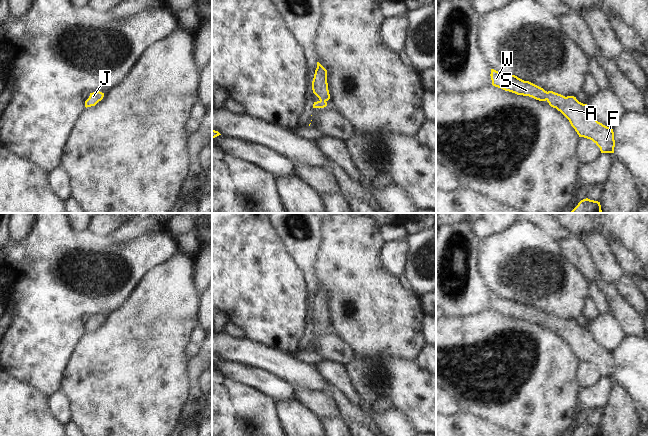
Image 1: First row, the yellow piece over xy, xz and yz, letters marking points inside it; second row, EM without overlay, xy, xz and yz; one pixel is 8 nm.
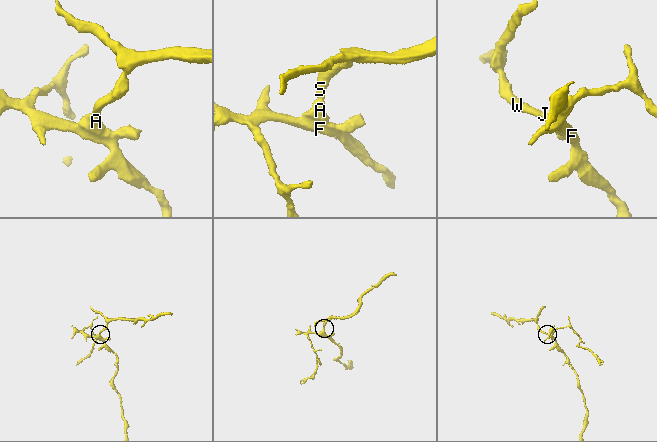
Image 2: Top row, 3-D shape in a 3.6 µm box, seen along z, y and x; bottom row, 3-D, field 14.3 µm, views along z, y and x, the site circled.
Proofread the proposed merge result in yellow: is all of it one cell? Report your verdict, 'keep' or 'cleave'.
keep

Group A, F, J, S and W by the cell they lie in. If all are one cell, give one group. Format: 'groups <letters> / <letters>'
groups A F J S W

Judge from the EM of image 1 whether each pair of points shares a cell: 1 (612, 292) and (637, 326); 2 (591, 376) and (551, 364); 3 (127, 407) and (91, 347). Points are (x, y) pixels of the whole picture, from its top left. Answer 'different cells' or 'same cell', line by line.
1: same cell
2: different cells
3: same cell

